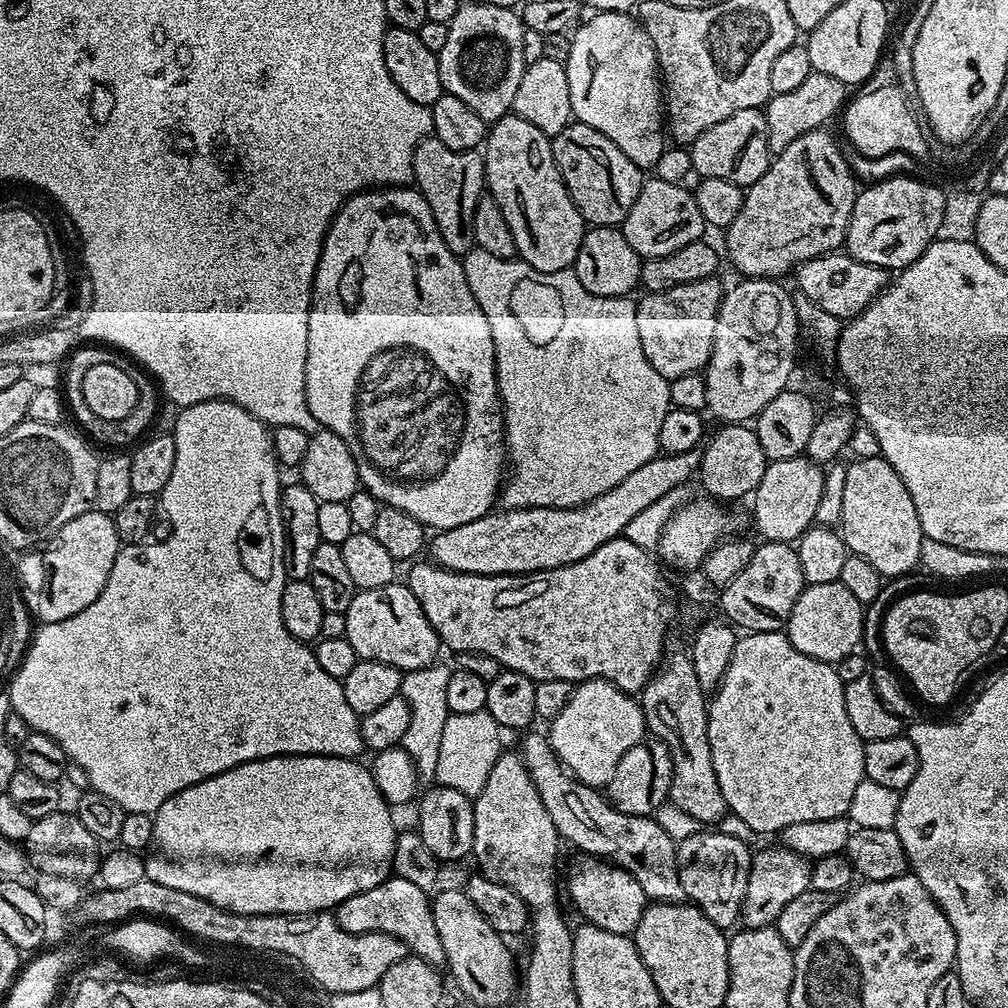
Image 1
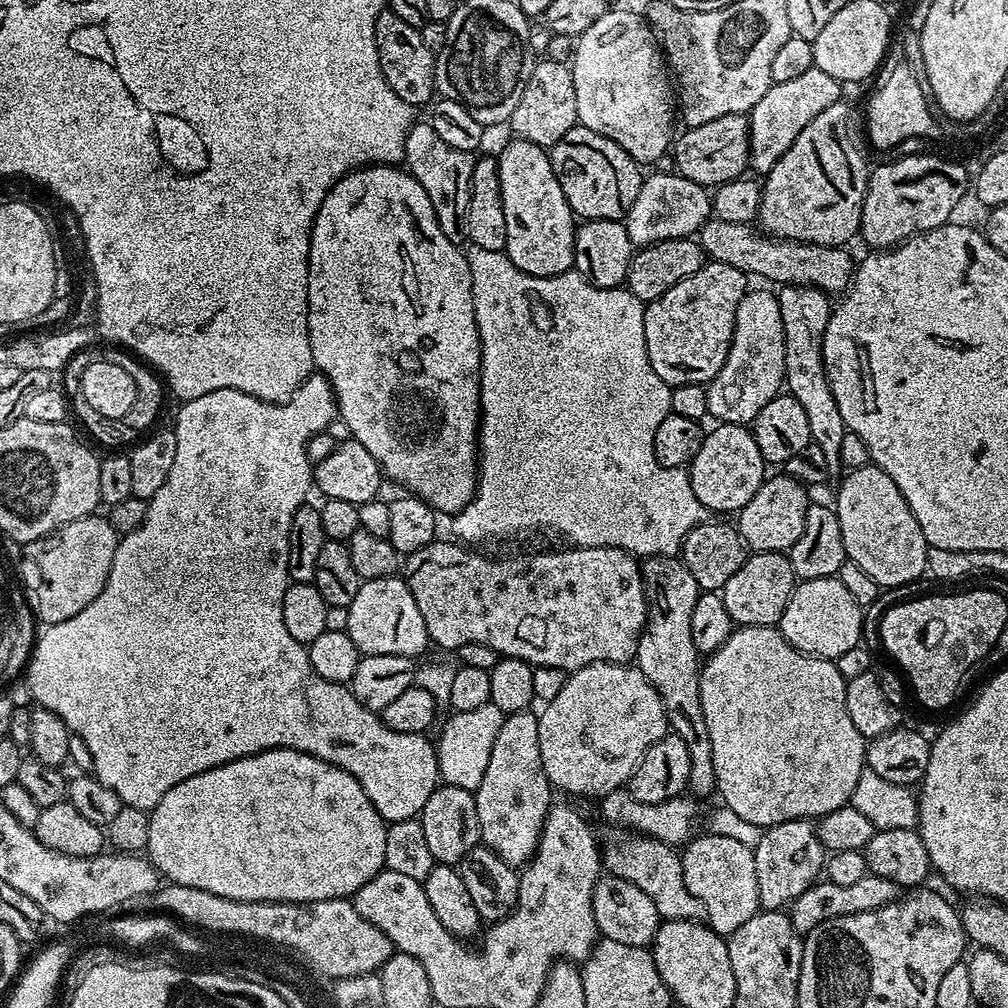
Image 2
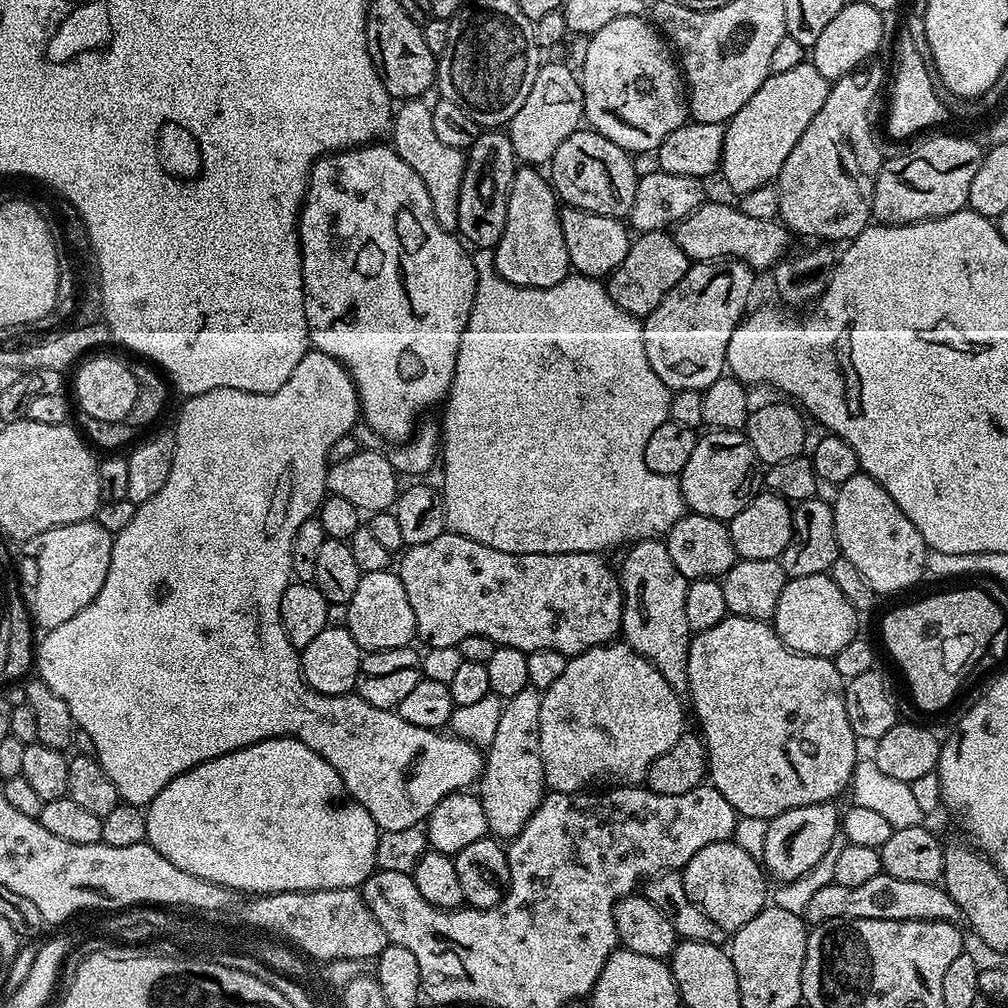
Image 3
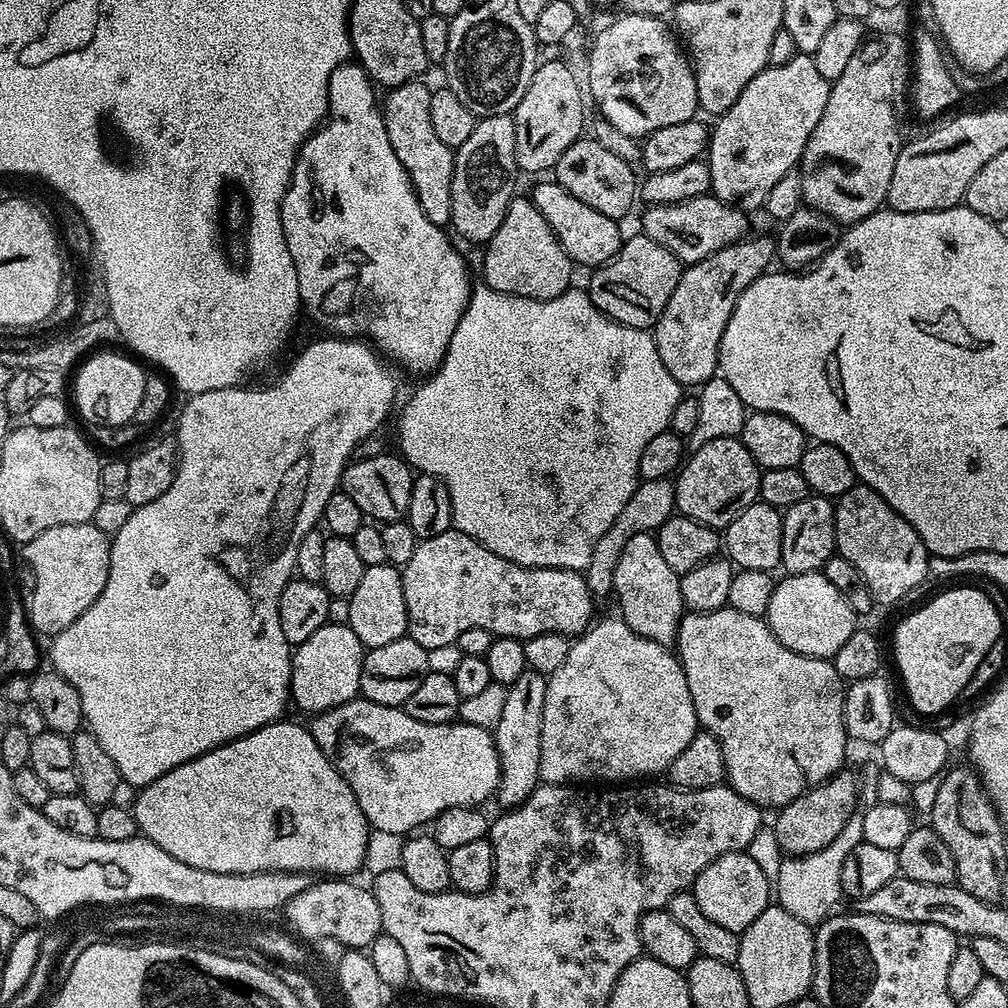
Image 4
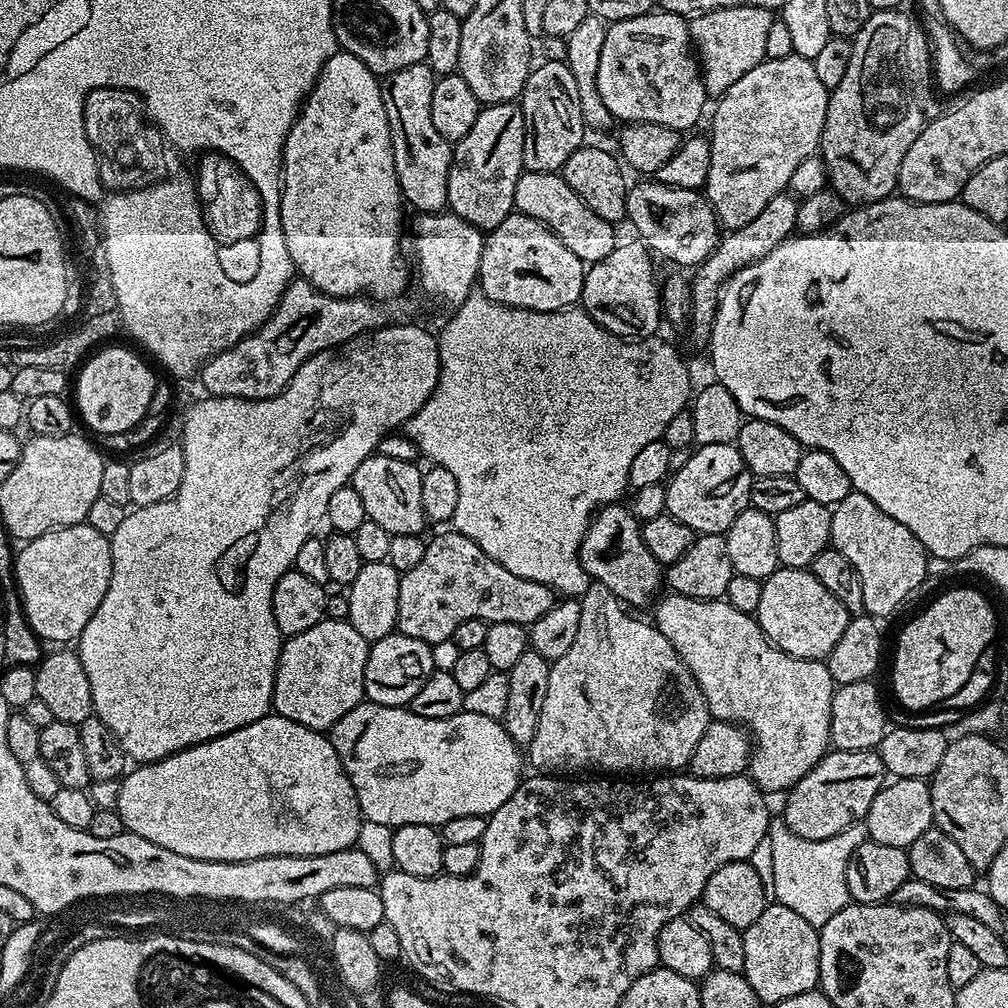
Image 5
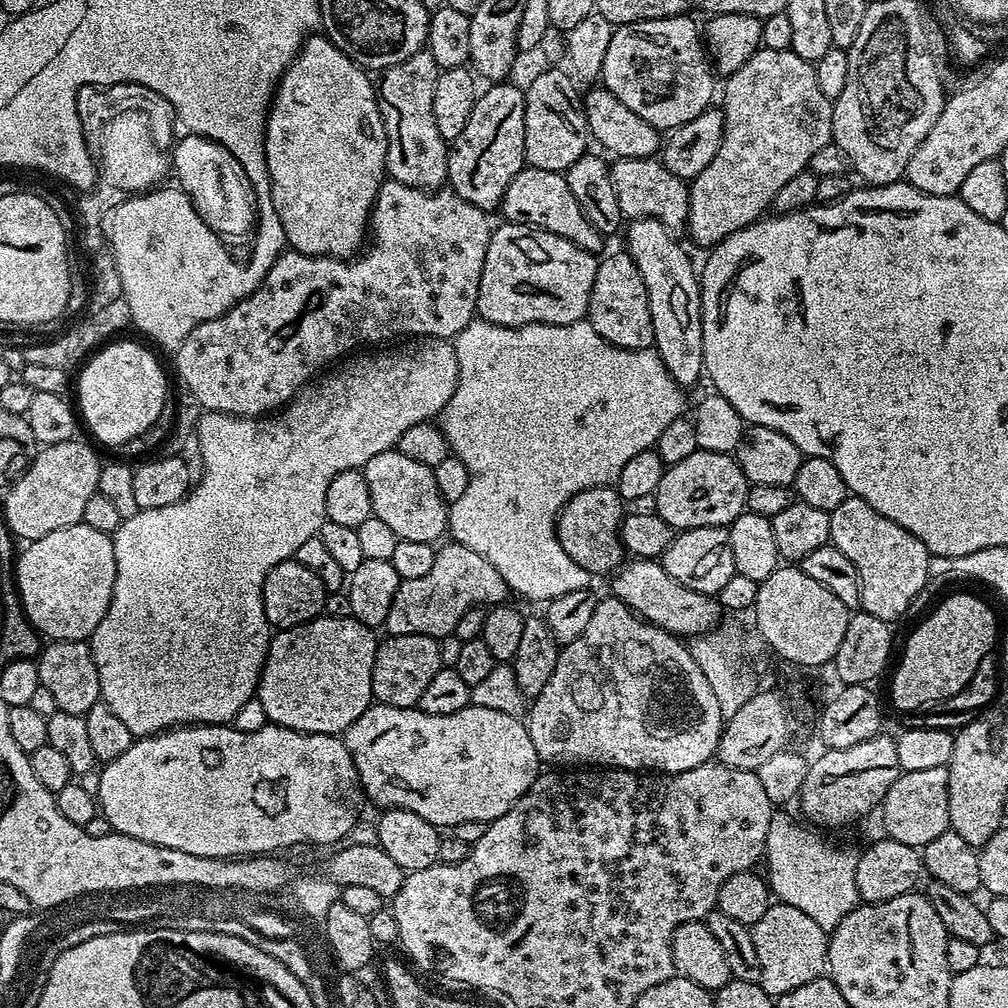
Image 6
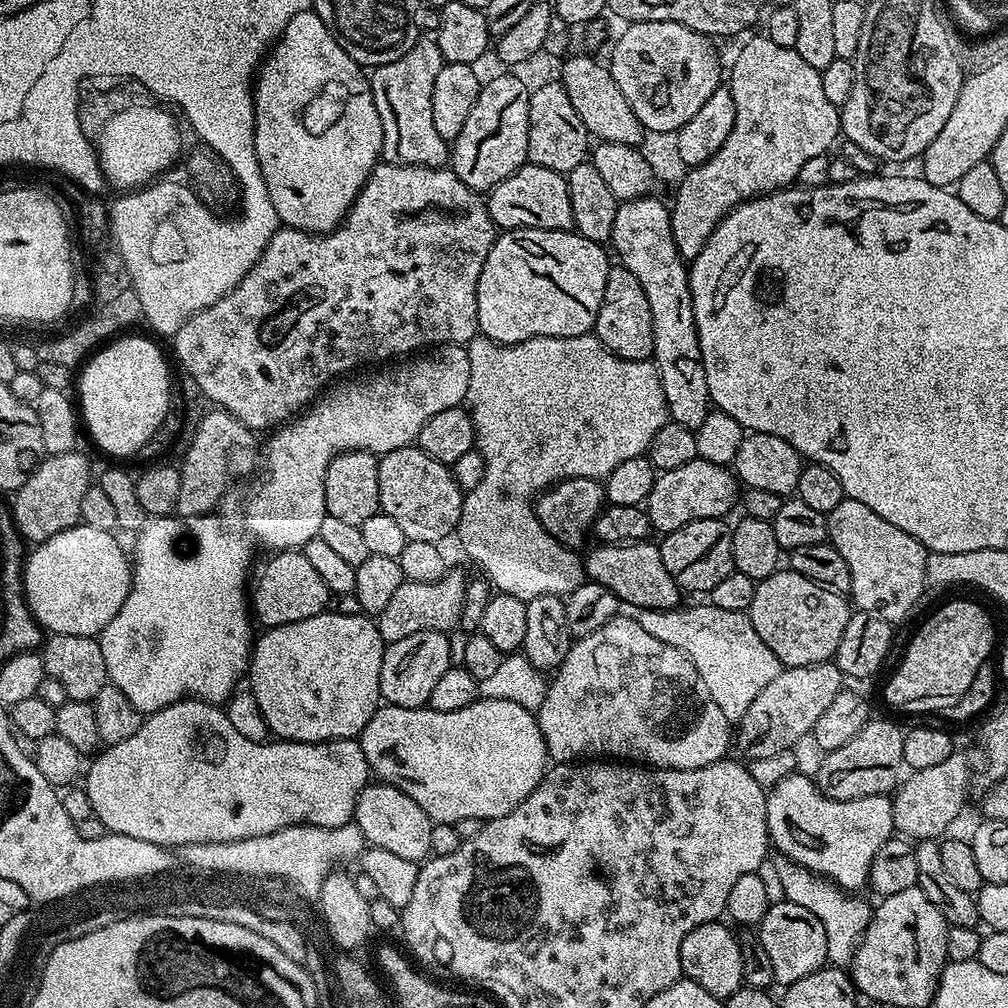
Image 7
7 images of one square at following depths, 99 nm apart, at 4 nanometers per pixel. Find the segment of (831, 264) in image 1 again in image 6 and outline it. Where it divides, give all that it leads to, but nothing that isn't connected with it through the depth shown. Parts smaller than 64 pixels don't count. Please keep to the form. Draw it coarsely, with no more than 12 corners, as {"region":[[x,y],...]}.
{"region":[[650,156],[610,167],[621,217],[687,225],[689,185]]}

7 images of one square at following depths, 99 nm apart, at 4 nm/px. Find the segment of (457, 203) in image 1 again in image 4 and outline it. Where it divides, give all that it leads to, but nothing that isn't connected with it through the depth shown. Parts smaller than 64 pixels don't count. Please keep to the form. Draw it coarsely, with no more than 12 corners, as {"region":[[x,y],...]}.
{"region":[[417,78],[383,97],[390,146],[430,222],[452,223],[453,149]]}

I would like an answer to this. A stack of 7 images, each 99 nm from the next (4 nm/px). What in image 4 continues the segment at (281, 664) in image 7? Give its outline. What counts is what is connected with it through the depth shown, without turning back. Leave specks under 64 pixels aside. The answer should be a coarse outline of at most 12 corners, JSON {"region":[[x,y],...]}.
{"region":[[326,623],[292,653],[291,703],[357,699],[364,643]]}

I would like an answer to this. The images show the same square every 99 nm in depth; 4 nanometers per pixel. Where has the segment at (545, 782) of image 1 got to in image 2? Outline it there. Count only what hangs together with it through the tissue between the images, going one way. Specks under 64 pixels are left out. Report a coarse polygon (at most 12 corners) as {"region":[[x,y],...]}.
{"region":[[635,830],[602,844],[611,875],[634,882],[664,920],[705,919],[680,852]]}

